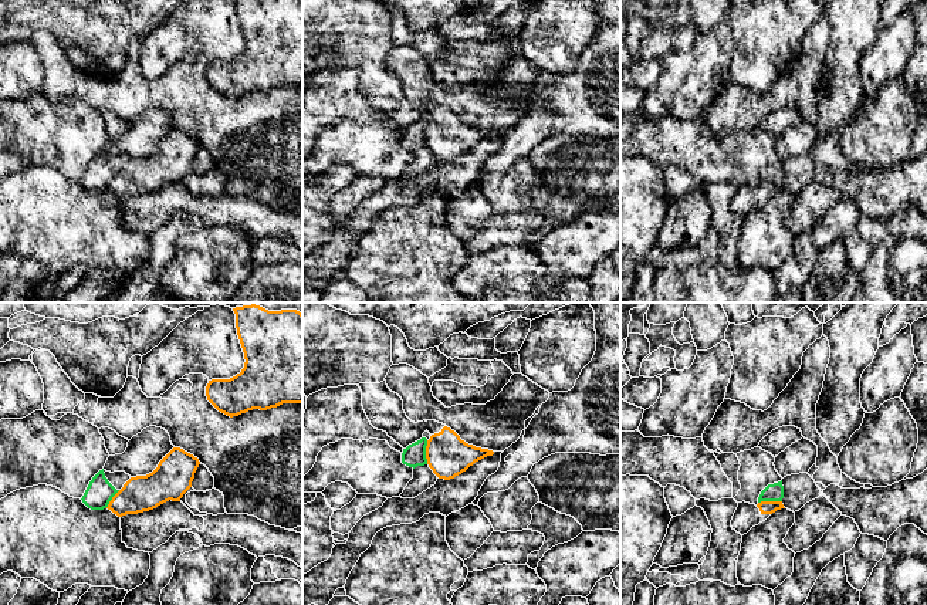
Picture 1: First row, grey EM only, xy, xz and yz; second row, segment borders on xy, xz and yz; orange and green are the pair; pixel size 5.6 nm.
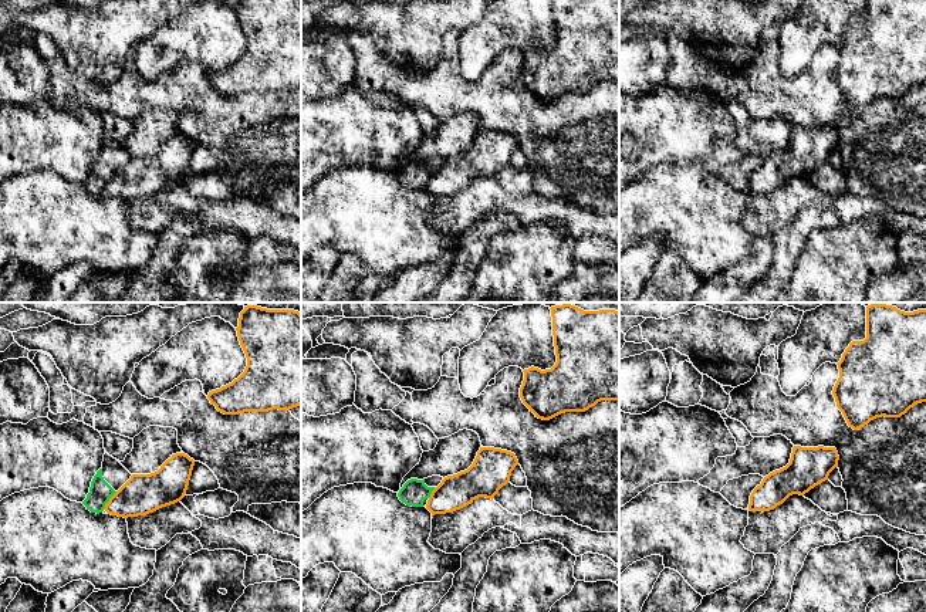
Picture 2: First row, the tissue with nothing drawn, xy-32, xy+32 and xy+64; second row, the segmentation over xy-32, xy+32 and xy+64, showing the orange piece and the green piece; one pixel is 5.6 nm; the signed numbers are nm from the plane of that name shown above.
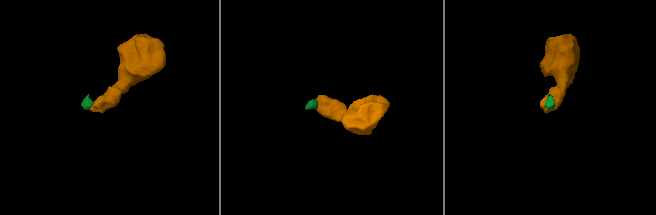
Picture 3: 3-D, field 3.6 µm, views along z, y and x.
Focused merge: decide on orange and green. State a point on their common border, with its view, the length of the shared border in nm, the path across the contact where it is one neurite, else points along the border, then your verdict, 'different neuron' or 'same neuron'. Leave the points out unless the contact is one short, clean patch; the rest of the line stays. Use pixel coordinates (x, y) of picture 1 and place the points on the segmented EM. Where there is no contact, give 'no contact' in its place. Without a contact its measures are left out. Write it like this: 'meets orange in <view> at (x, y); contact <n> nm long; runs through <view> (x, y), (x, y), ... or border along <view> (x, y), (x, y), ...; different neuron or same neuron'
meets orange in xz at (426, 452); contact 140 nm long; border along xz (428, 440), (426, 463); different neuron

